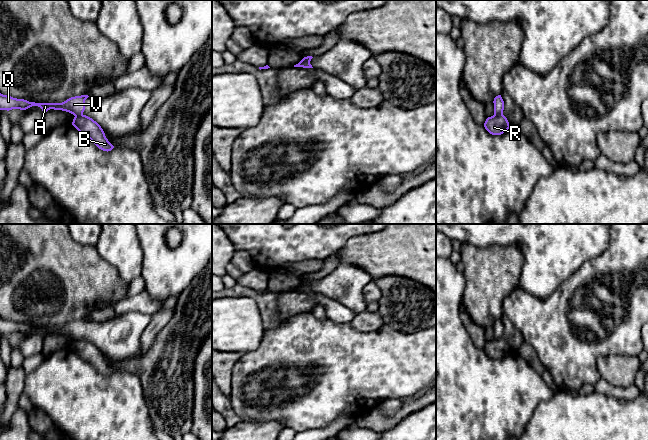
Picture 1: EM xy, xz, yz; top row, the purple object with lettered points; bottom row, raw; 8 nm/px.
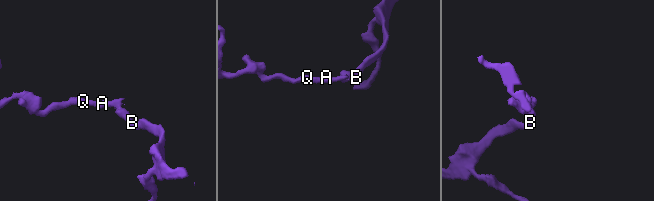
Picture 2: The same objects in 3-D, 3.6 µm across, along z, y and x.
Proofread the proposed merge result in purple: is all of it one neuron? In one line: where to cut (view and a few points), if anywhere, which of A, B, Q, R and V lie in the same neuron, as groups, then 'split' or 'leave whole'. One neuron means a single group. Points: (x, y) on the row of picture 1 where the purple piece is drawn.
cut in yz along (494, 113), (502, 114); A Q V / B R; split

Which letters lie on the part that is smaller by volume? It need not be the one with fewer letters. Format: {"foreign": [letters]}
{"foreign": ["A", "Q", "V"]}

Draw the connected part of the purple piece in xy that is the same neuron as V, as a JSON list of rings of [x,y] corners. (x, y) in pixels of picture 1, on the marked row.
[[[0,93],[0,110],[26,110],[32,106],[38,106],[42,109],[43,113],[50,109],[54,109],[69,112],[74,116],[80,116],[83,115],[85,110],[85,100],[88,97],[88,95],[75,96],[67,99],[62,103],[35,103],[24,99],[13,98],[11,96],[3,95]]]

